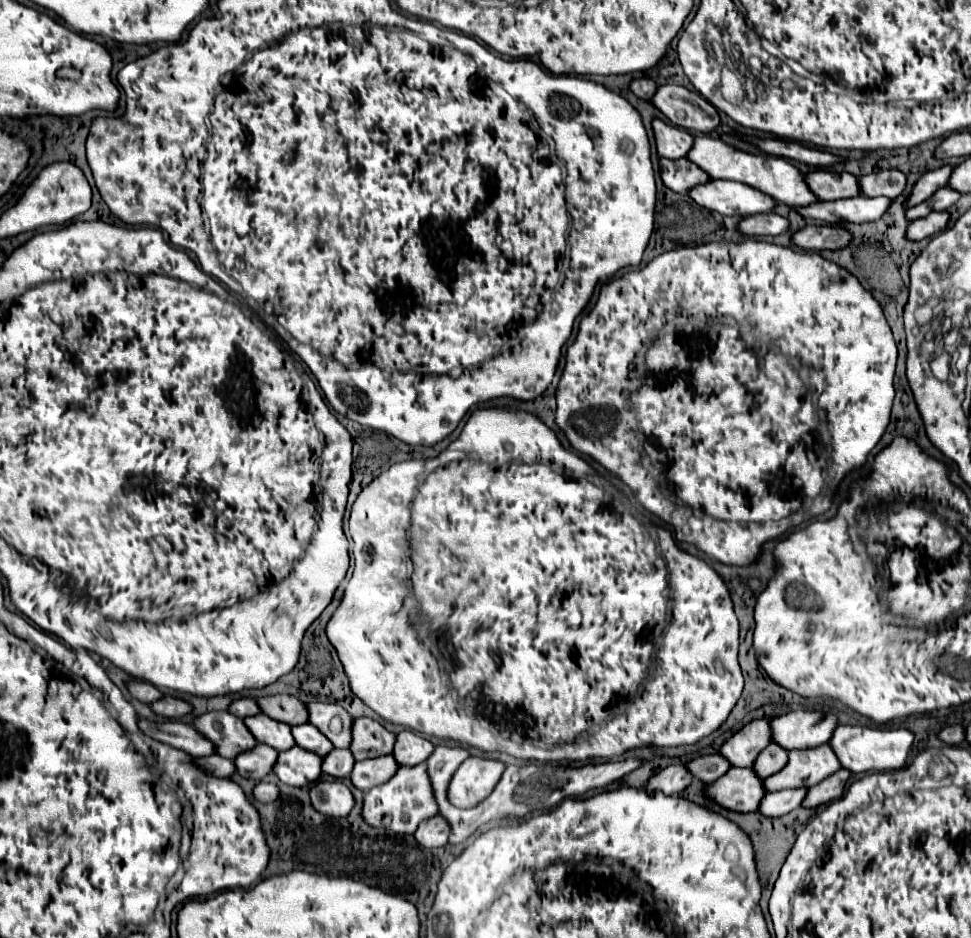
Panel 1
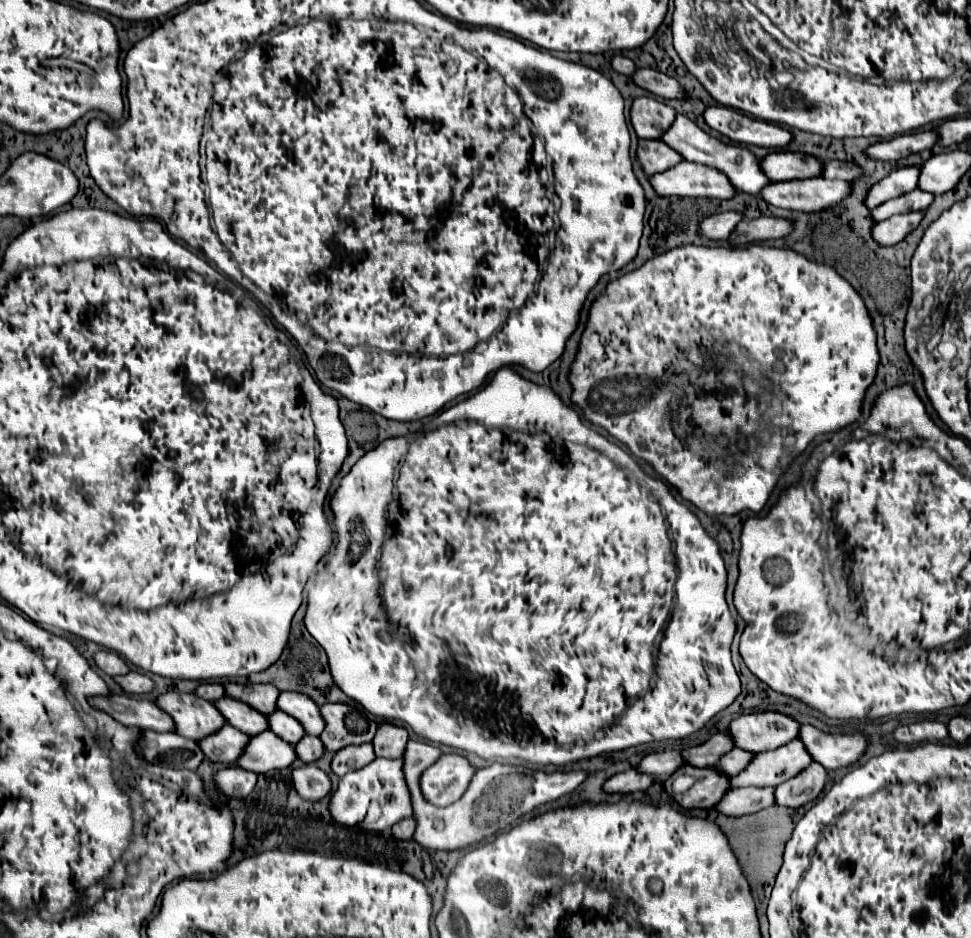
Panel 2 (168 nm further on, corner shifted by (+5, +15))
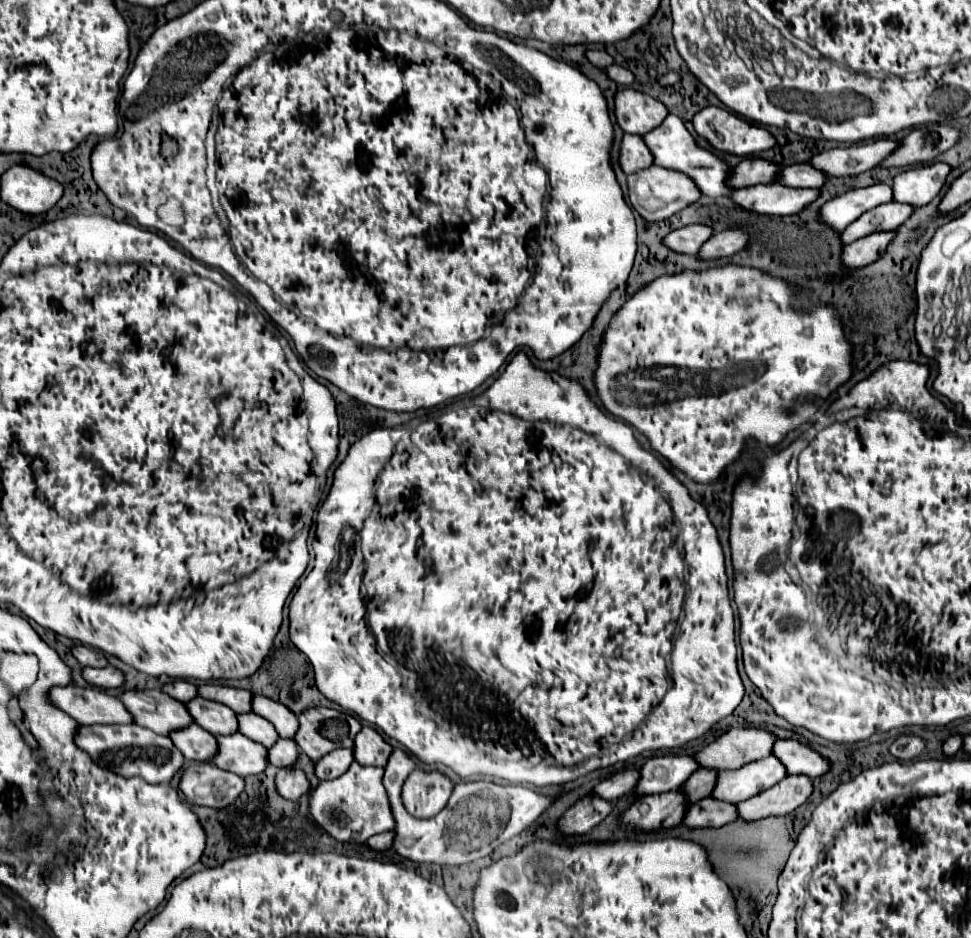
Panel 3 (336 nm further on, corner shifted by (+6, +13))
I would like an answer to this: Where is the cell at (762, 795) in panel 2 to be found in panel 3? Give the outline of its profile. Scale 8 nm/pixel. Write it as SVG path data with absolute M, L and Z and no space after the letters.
M708 796L688 808L682 824L686 828L720 828L728 822L734 822L736 818L738 814L734 804L726 804Z

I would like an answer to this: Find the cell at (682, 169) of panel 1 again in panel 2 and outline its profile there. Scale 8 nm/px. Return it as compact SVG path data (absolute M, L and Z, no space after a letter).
M639 140L637 158L649 176L665 172L683 162L679 152L673 152L669 146L663 144L663 140Z

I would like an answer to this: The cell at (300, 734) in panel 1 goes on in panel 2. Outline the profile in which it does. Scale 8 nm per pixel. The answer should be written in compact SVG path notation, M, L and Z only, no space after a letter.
M281 710L269 714L269 730L291 744L297 744L297 740L301 740L301 736L305 736L305 728L301 728L301 722L293 720L293 716L289 716L287 712L281 712Z

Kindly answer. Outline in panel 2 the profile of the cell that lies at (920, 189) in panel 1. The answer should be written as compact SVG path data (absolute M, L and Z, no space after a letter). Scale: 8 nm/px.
M903 166L899 170L893 170L889 176L885 176L881 182L877 182L869 194L867 194L867 206L873 210L879 204L903 196L905 192L911 192L913 188L917 188L917 180L919 180L919 170L921 166Z

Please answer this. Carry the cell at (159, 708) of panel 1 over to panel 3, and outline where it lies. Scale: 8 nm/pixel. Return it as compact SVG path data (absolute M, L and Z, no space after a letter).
M112 666L104 668L82 668L82 678L98 688L118 688L124 684L124 676L120 670Z

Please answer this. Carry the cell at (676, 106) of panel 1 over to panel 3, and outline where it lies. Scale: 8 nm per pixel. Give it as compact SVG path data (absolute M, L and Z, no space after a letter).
M612 64L612 66L608 66L604 72L608 74L608 78L612 78L612 80L614 80L614 82L618 82L618 84L630 86L630 84L634 82L634 76L632 76L632 72L630 72L628 68L622 68L622 66L618 66L618 64Z

